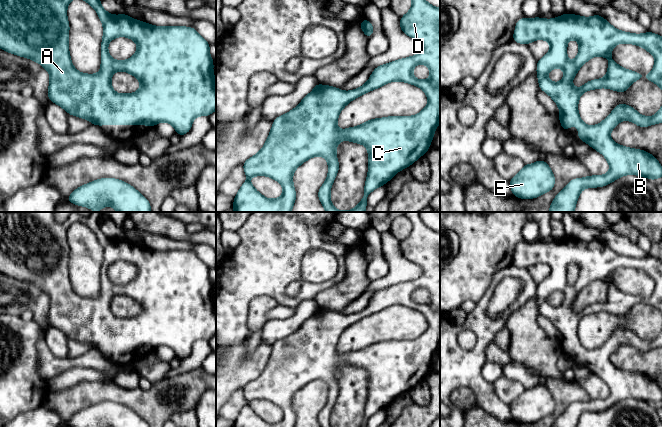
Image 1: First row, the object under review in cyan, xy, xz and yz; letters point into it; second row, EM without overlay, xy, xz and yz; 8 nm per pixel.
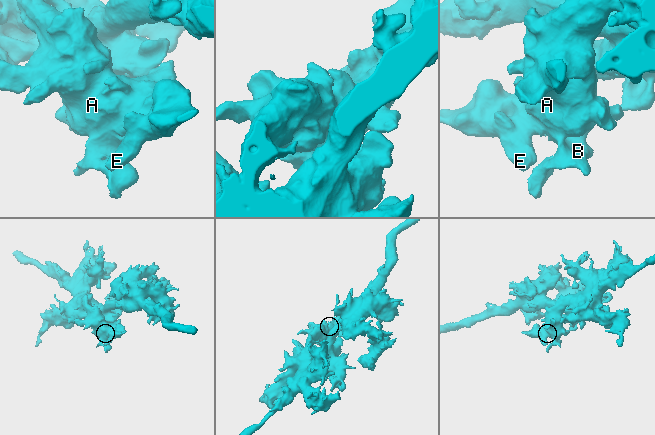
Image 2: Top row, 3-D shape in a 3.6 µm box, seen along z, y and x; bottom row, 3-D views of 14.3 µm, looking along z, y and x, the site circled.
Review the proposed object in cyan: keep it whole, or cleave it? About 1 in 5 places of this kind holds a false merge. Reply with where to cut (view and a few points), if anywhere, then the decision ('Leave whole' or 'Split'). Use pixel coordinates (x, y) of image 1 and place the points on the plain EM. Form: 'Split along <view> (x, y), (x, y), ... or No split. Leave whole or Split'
No split. Leave whole

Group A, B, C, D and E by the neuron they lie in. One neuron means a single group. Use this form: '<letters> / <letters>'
A B C D E

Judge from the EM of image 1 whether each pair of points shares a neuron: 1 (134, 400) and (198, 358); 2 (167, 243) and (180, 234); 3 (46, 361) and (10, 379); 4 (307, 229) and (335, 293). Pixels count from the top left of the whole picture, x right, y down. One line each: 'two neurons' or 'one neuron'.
1: two neurons
2: two neurons
3: two neurons
4: two neurons

